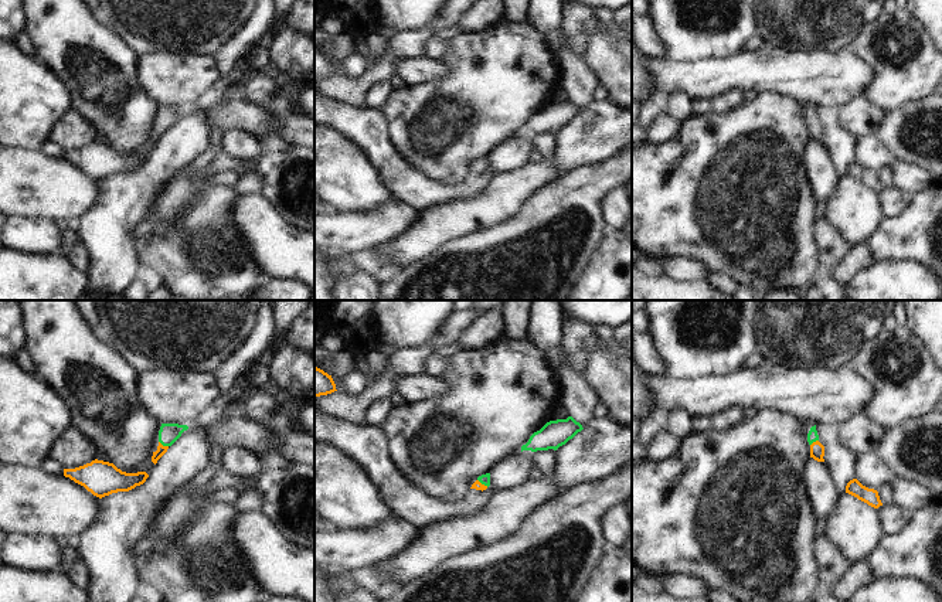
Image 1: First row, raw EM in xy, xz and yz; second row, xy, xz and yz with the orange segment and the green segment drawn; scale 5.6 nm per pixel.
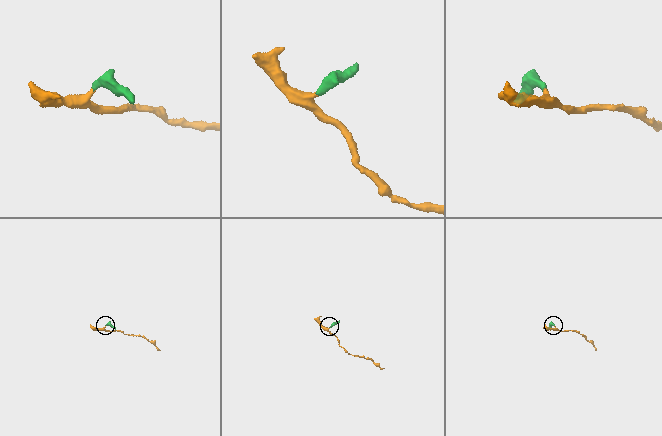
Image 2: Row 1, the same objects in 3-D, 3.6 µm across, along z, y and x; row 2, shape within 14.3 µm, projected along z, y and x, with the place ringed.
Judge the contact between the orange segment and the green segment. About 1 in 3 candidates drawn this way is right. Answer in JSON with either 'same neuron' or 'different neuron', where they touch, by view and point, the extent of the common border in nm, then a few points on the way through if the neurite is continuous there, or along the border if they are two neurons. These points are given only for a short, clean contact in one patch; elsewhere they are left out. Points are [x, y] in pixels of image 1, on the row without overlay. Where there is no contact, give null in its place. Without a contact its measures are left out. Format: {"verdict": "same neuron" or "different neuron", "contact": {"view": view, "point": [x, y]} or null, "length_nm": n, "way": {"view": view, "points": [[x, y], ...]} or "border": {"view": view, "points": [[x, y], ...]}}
{"verdict": "same neuron", "contact": {"view": "xy", "point": [162, 128]}, "length_nm": 70, "way": {"view": "xy", "points": [[162, 132], [162, 128], [169, 116]]}}

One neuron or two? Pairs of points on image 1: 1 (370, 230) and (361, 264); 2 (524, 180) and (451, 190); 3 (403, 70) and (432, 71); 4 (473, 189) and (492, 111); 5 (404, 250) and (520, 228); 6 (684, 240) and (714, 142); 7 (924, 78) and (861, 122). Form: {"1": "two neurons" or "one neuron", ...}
{"1": "two neurons", "2": "two neurons", "3": "one neuron", "4": "two neurons", "5": "two neurons", "6": "one neuron", "7": "two neurons"}

